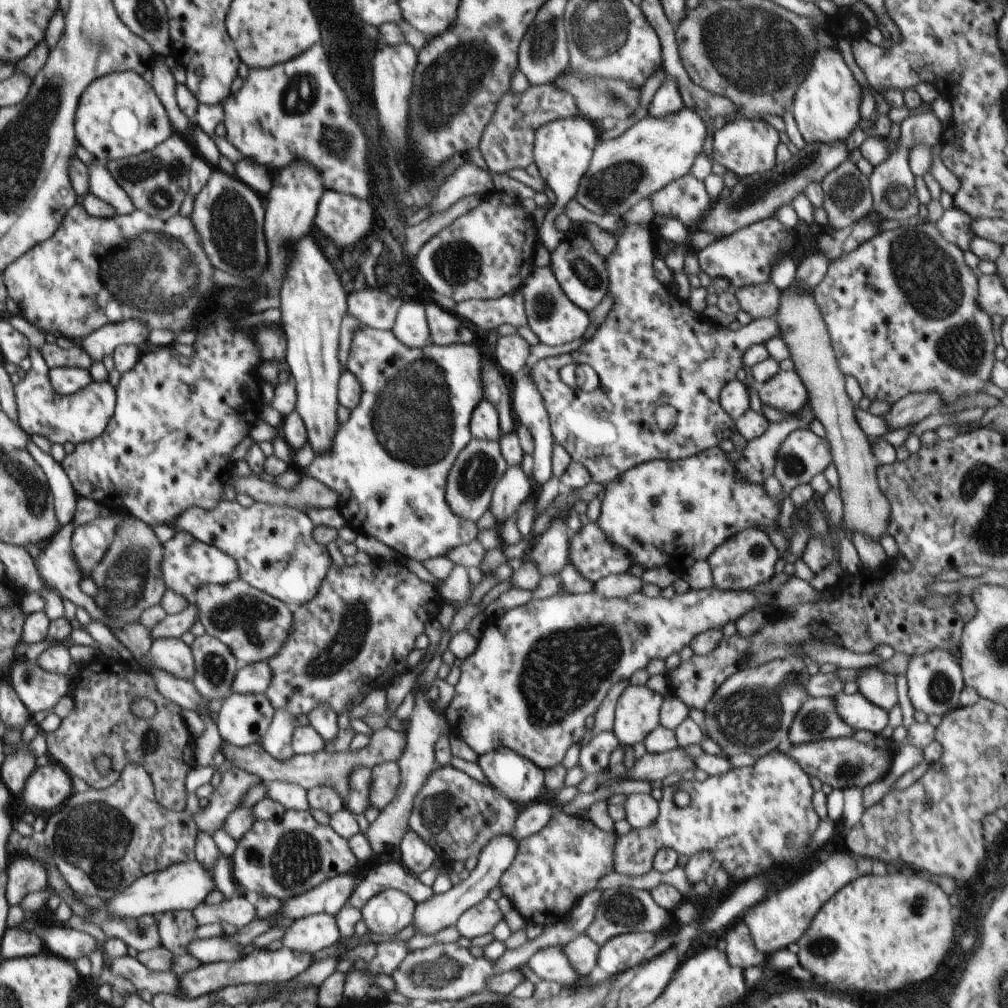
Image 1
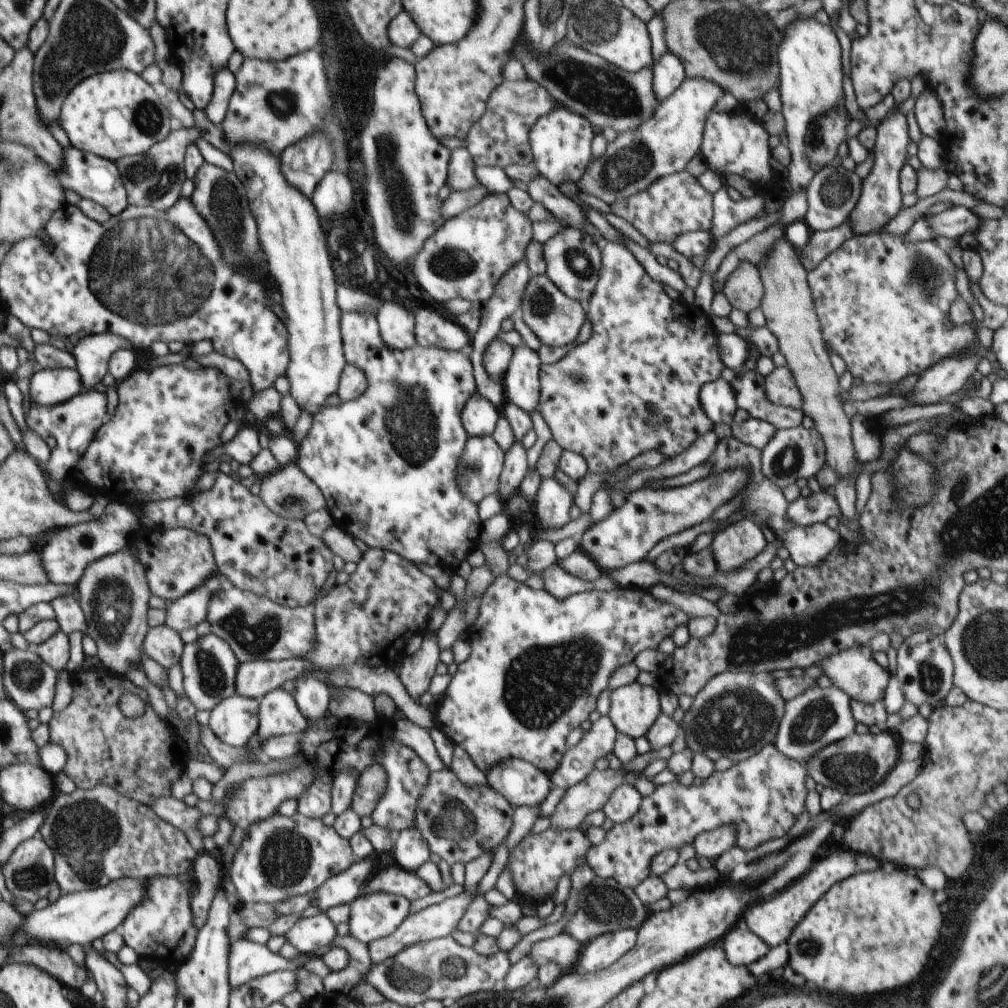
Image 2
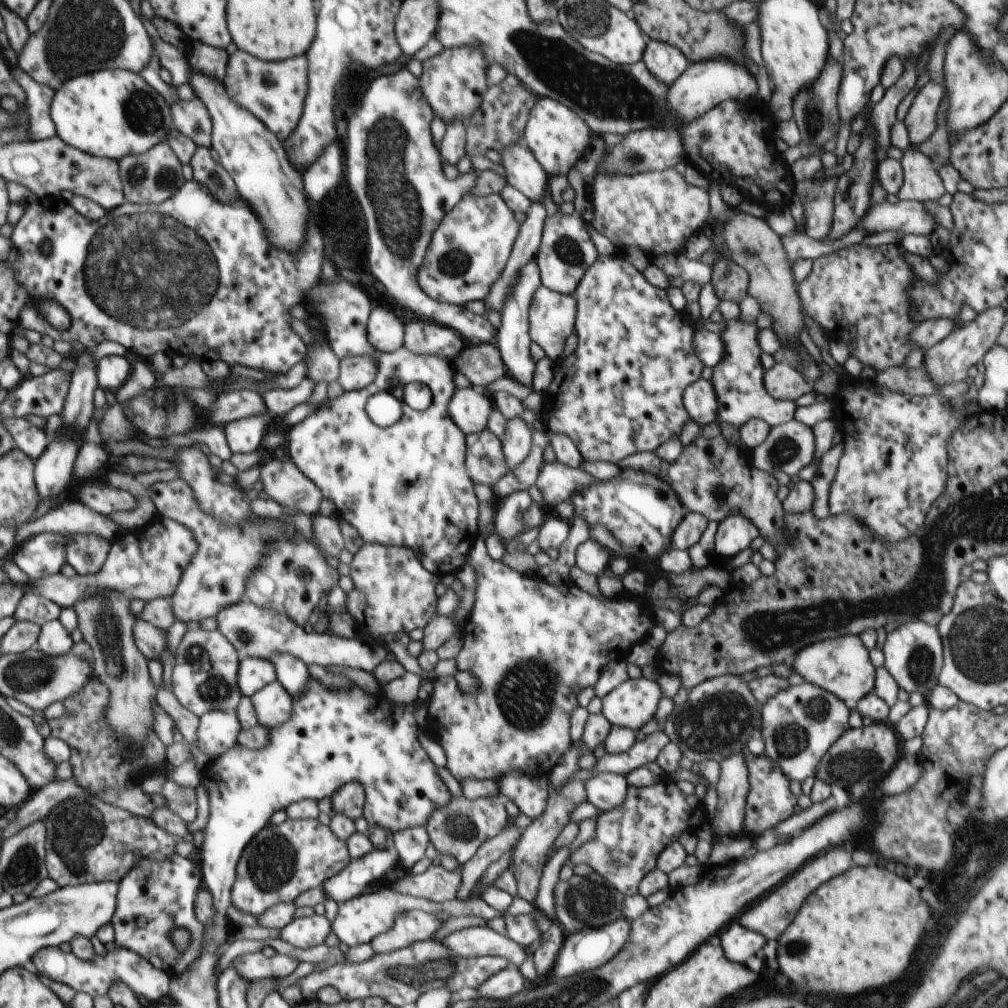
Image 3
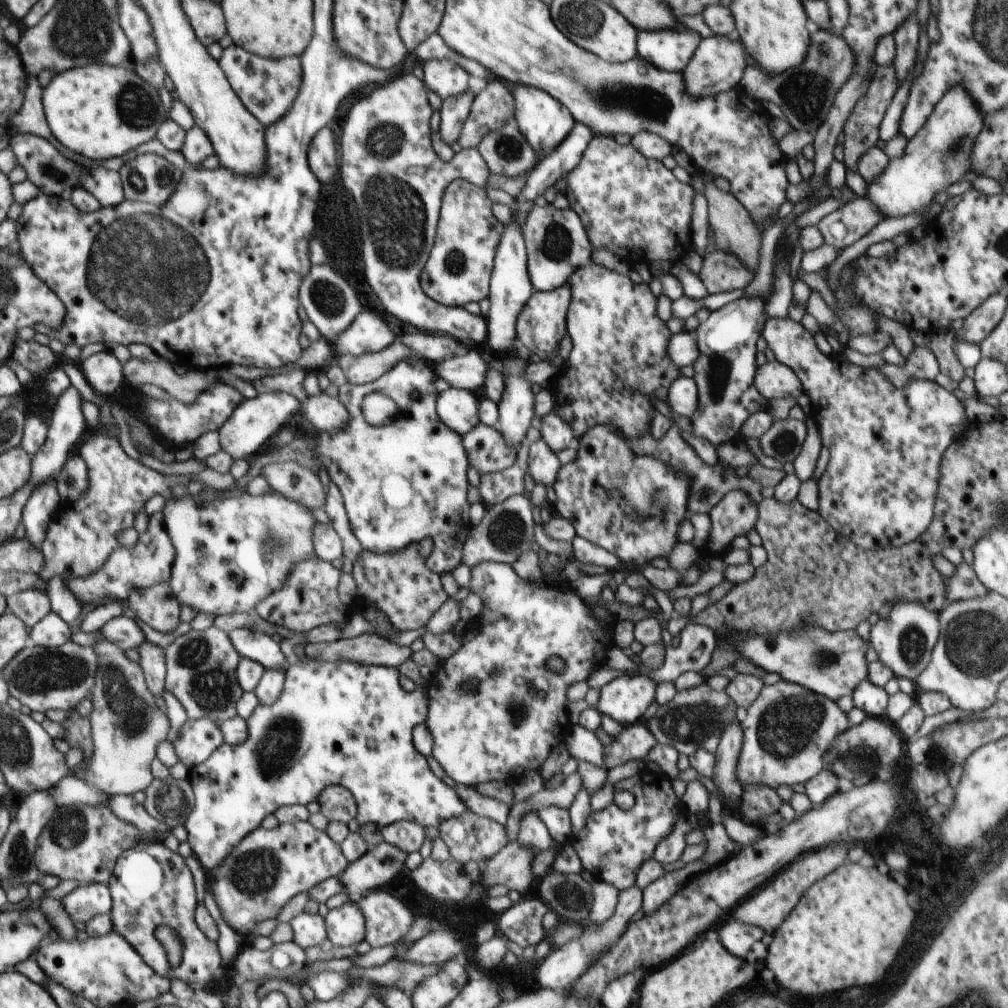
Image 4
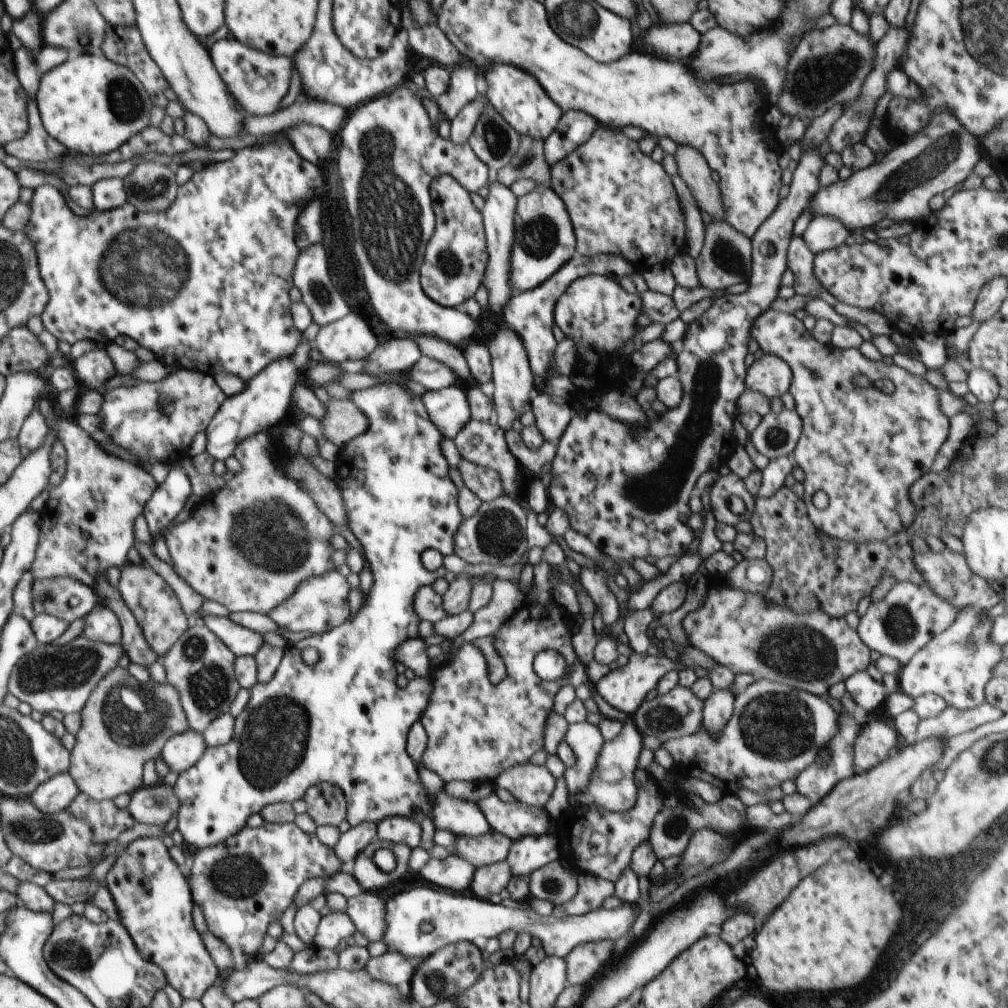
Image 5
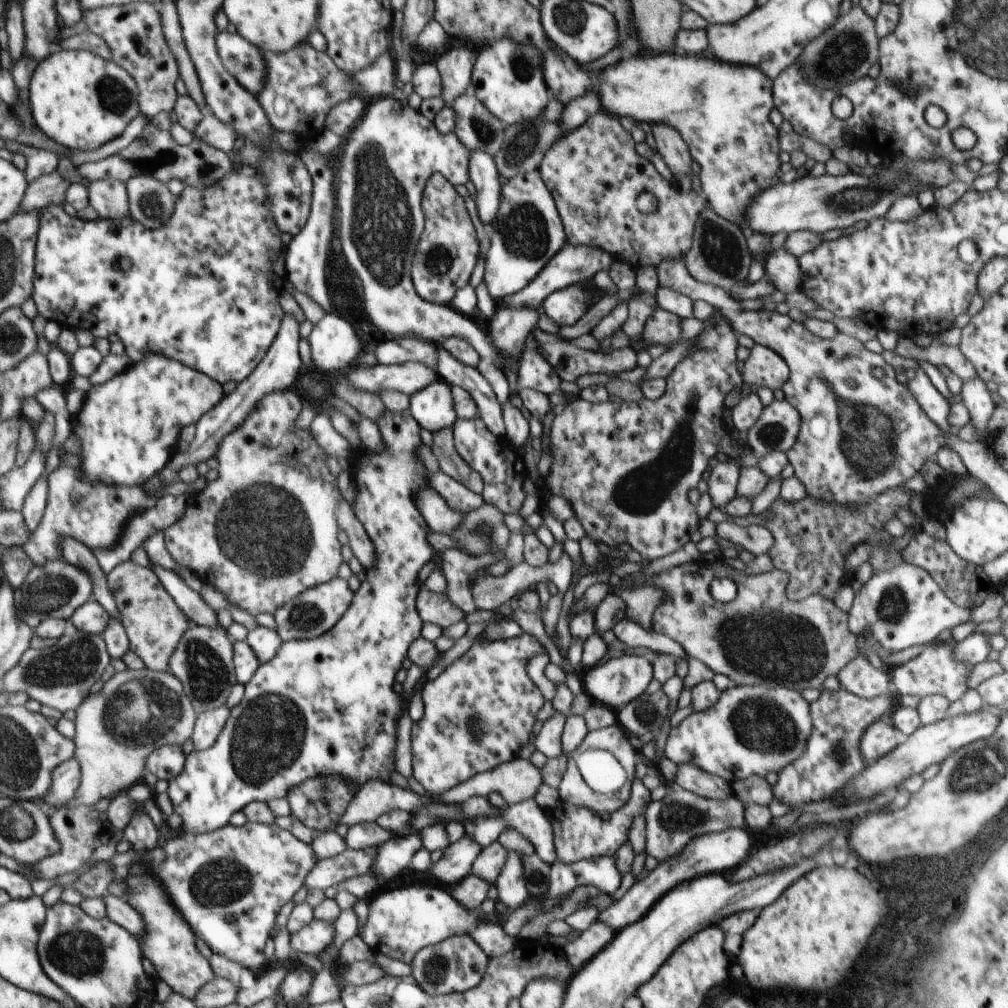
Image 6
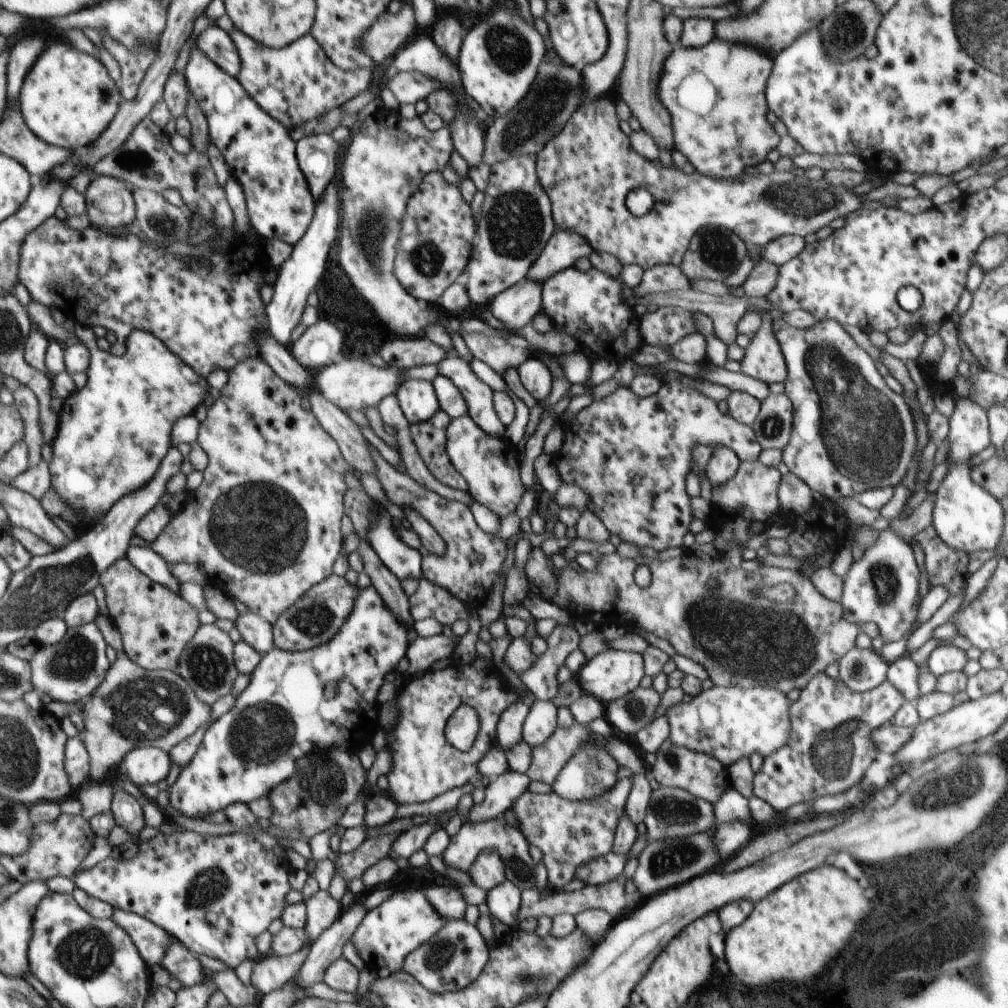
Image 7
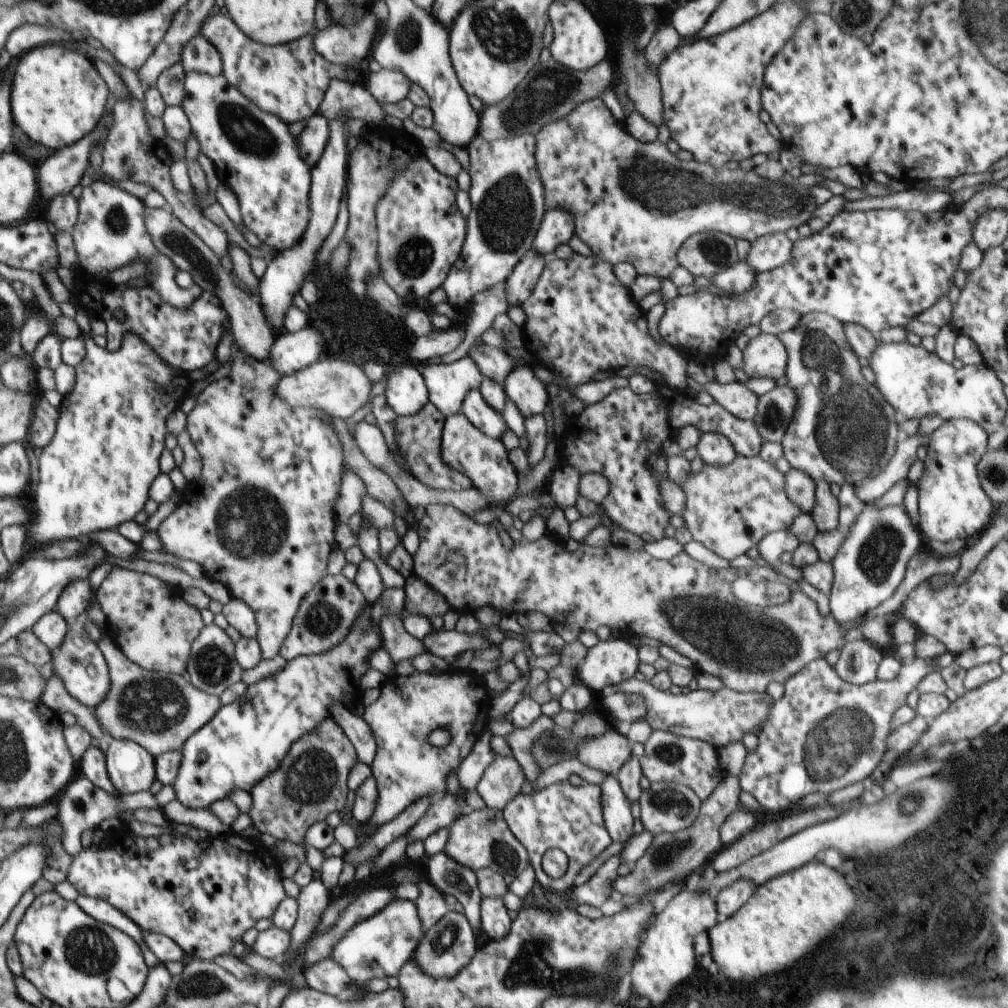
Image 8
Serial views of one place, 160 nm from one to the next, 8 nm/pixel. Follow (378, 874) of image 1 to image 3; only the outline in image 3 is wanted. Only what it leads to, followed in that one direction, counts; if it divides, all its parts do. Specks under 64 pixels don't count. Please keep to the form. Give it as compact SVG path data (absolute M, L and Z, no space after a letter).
M432 864L426 872L419 875L408 874L386 887L403 895L443 903L456 898L461 880L461 866L455 871L449 871L440 865Z

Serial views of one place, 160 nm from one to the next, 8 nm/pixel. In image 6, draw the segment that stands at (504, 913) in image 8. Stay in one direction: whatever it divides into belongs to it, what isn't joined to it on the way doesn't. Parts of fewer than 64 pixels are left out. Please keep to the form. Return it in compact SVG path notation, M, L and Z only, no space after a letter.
M509 850L505 865L494 882L499 892L498 902L502 901L507 908L517 909L530 899L521 856L517 851Z

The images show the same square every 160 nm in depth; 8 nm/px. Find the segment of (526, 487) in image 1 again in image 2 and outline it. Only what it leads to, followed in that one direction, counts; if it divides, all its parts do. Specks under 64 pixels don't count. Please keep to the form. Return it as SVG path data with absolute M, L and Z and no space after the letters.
M514 440L512 448L505 453L503 470L500 476L498 496L506 502L517 493L522 480L528 474L527 451L520 440Z

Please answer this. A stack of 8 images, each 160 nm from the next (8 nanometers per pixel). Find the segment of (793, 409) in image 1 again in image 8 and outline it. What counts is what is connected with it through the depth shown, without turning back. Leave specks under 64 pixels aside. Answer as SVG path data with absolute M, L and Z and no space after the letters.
M761 332L751 338L743 350L743 370L750 379L758 376L776 381L785 375L787 359L782 341L776 335Z

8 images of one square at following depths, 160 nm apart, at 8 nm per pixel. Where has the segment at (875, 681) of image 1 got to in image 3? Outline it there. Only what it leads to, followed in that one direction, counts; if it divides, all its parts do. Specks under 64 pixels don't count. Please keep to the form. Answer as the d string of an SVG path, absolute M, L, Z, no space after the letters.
M844 635L808 645L797 652L792 668L793 672L803 676L806 682L835 694L849 709L854 709L857 702L875 687L876 667L872 664L869 650L859 635Z

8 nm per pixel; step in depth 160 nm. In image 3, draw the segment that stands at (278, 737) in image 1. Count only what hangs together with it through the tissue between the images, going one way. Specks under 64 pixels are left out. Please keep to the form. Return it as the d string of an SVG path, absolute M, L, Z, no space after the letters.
M278 680L253 694L251 701L262 726L276 729L291 716L293 698Z

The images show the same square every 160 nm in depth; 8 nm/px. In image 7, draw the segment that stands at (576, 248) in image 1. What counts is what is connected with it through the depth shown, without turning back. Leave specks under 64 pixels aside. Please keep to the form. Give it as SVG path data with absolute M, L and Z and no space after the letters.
M534 155L510 157L492 166L478 218L478 239L461 278L472 303L487 307L491 300L527 278L529 268L556 232L551 200L538 180Z

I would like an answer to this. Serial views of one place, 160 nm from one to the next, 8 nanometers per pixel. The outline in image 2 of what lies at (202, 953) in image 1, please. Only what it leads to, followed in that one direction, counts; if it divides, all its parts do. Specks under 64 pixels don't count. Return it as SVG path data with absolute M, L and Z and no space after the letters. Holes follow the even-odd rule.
M336 935L329 946L346 950L349 961L346 968L332 971L323 978L326 993L336 992L349 994L350 990L362 982L366 982L367 972L370 972L373 962L369 955L369 943L365 943L354 935ZM248 939L230 941L227 965L231 974L231 988L274 971L295 971L315 957L312 953L299 953L295 958L286 959L273 953L266 945Z

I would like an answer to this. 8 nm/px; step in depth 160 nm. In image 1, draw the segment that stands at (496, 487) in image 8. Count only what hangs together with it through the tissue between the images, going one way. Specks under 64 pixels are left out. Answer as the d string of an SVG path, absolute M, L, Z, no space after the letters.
M472 440L460 451L447 478L445 499L451 511L460 518L476 523L489 509L495 486L504 476L508 464L498 441Z

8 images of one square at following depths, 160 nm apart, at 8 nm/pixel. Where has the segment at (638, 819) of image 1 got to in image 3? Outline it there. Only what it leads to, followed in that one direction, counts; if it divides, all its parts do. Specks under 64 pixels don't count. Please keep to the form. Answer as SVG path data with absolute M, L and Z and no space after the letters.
M600 773L585 782L588 802L602 813L621 807L625 803L628 787L626 777L616 773Z

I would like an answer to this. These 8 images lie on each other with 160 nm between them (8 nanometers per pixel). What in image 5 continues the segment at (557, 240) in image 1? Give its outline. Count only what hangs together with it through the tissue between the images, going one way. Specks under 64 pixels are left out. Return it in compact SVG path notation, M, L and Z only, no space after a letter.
M492 65L489 72L481 80L482 91L489 104L524 137L546 140L558 126L563 115L559 106L548 96L535 76L524 69L512 65Z

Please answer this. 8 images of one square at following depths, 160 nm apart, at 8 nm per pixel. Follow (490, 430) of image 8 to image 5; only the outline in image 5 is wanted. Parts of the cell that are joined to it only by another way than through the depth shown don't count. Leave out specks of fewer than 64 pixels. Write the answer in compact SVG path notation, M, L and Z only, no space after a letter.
M415 335L413 338L424 356L447 364L453 371L456 371L456 374L459 376L460 384L464 387L479 385L471 376L461 346L449 343L434 335Z

